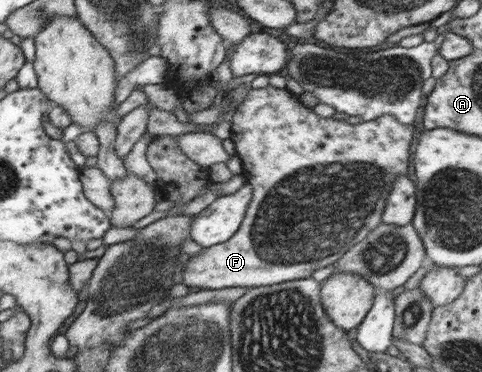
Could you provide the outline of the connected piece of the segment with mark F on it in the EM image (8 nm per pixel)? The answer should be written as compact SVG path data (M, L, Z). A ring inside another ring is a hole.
M268 85L250 88L229 122L229 138L241 161L240 174L253 188L253 197L238 229L227 241L203 248L186 260L182 283L192 290L254 288L310 277L314 269L336 261L381 223L384 201L394 178L406 173L412 127L398 123L392 115L356 124L322 118L302 106L298 97L285 88Z

